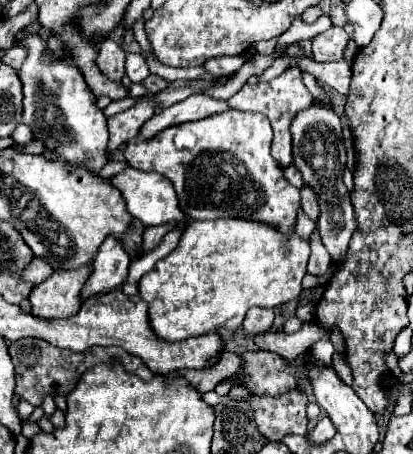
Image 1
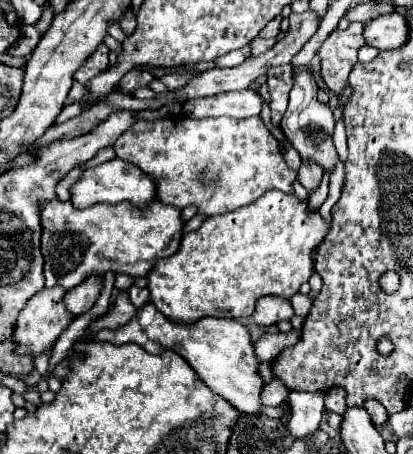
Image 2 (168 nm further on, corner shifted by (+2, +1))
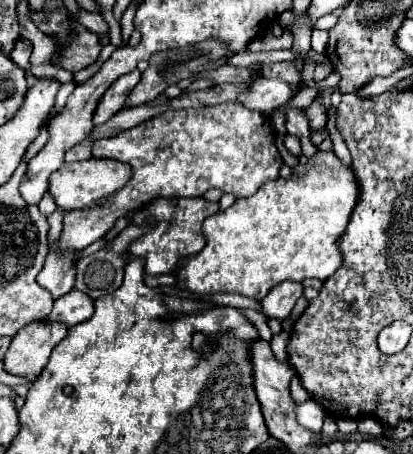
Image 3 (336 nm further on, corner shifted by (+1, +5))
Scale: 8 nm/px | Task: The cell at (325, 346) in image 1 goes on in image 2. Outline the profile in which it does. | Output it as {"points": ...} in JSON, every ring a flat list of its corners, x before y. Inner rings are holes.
{"points":[[291,391,287,403,291,405,291,411,293,411,293,417,287,427,295,437,305,437,319,427,319,421,325,411,321,391,315,391,315,393]]}

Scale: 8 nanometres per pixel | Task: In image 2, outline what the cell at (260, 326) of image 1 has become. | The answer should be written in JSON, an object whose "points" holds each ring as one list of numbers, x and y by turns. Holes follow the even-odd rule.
{"points":[[261,297,257,301,257,309,253,313,253,319,257,325,275,325,277,321,291,319,293,317,293,307,289,299,285,297]]}

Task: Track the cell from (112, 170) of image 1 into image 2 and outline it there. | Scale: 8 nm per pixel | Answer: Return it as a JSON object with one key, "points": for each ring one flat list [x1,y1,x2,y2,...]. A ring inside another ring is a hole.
{"points":[[81,167,71,170,65,178,56,186,55,194,59,200,65,202,70,199,70,189,73,183,82,175,83,169]]}

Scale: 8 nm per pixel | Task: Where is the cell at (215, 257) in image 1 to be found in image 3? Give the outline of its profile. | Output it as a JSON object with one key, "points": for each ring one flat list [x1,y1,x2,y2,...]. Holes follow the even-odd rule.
{"points":[[318,151,314,155,314,159,306,159,302,161,298,167,294,167,292,171,292,179,278,179,278,181,268,181,264,183,256,195,252,197,246,197,246,199,240,199,240,201,234,201,232,207,220,211,220,213,214,213,210,215,206,221,204,221,204,239,206,239,206,245,202,247,202,251,190,255,190,257,184,257,176,269,176,287,180,291,188,291,188,293,194,293,194,295,214,295,214,293,238,293,238,295,244,295,244,297,250,297,254,301,262,301,262,297,266,297,266,293,282,283,282,281,304,281,306,277,314,277,314,279,320,279,324,281,326,277,330,277,342,263,342,257,340,257,340,251,336,247,336,239,340,237,340,233,344,231,344,225,348,223,348,217,352,213,352,205,356,205,356,197,358,197,358,185,356,185,356,179,352,177,352,171,348,167,344,167,338,157,334,153,322,153]]}

